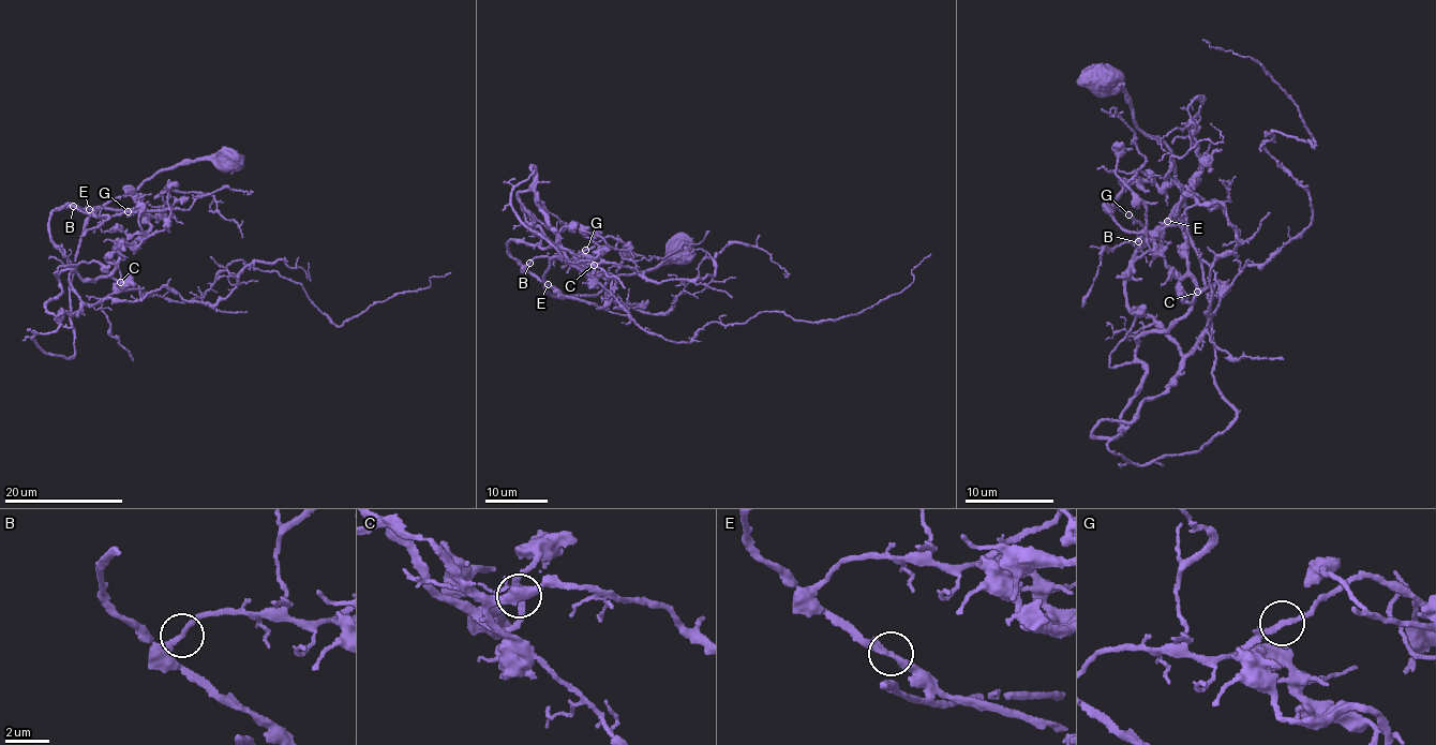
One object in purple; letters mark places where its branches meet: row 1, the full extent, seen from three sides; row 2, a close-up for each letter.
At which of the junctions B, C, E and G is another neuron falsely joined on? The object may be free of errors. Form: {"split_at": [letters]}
{"split_at": []}

